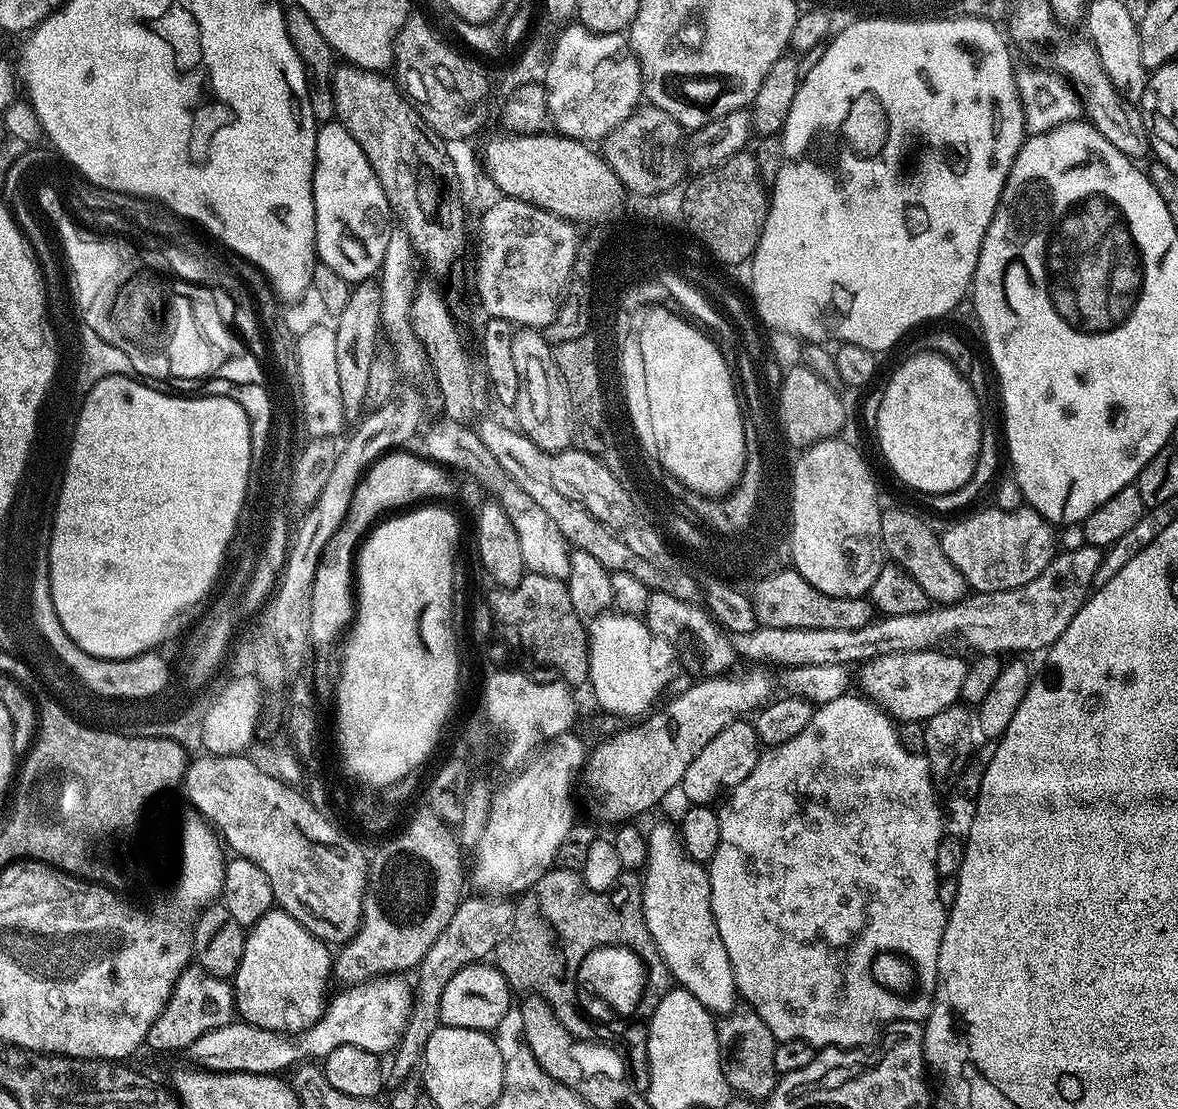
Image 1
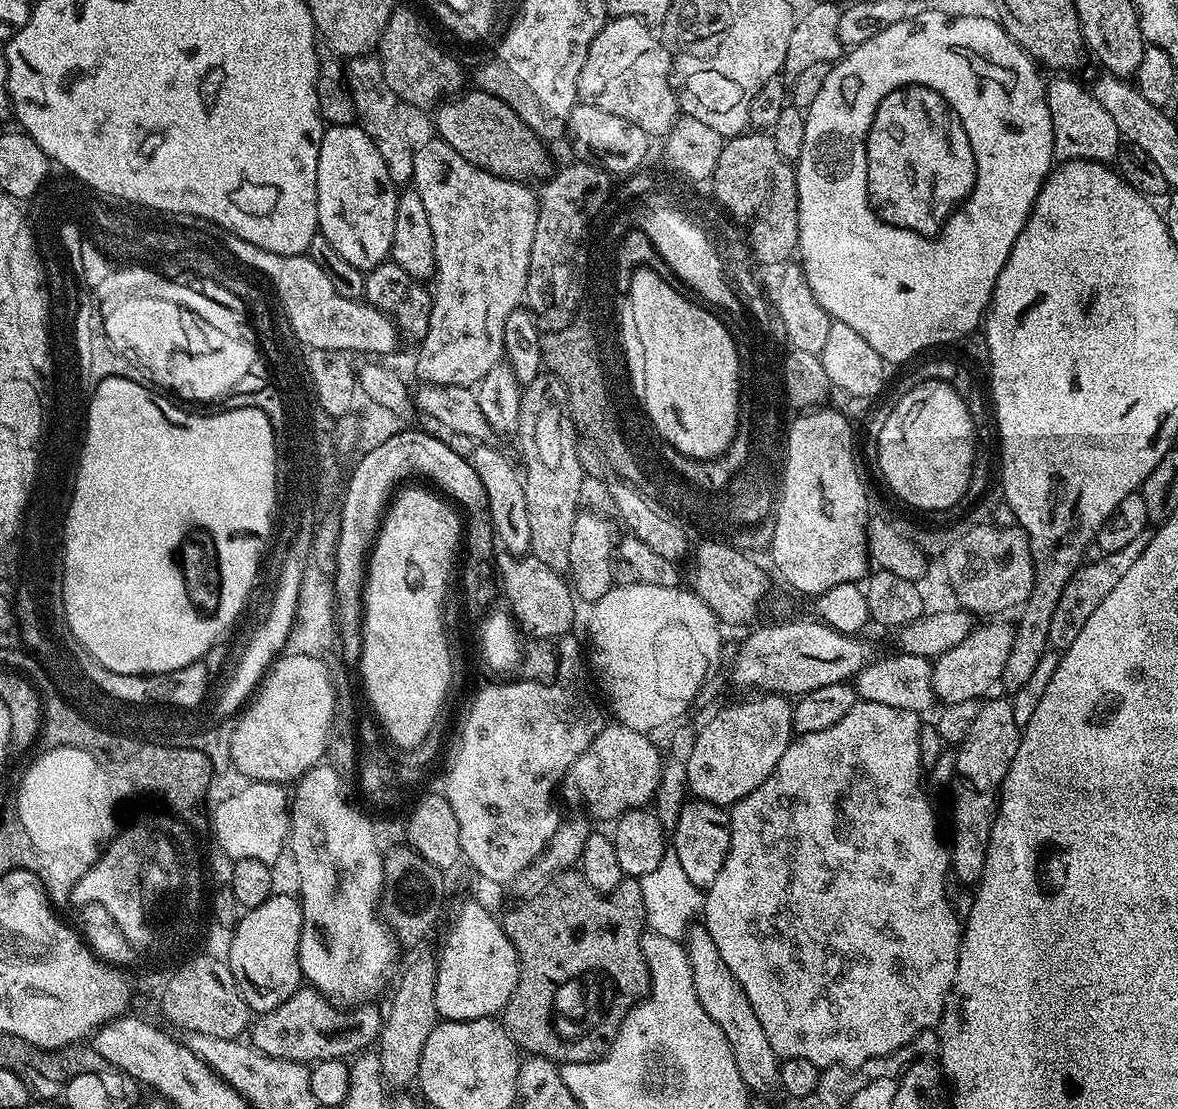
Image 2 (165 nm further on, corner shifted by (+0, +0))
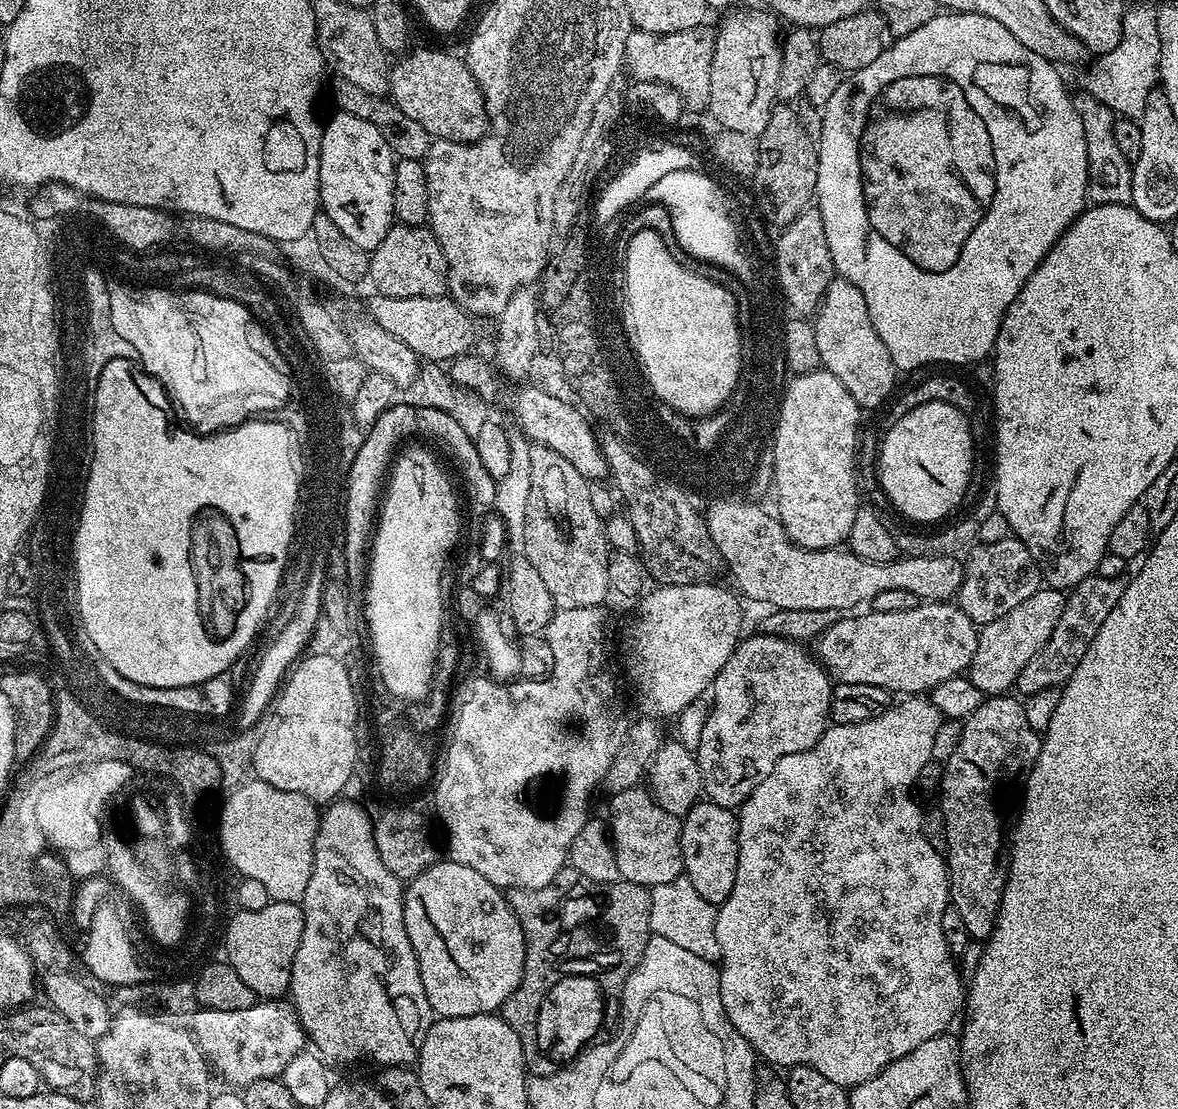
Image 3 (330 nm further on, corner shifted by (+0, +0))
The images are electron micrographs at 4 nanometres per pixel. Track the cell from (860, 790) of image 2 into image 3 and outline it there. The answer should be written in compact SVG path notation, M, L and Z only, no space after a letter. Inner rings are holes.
M920 694L901 700L904 700L901 704L900 701L893 703L892 707L887 708L882 715L870 718L866 722L832 724L824 731L822 738L813 748L798 754L786 754L786 758L779 760L774 766L774 770L770 770L770 774L766 774L766 778L754 790L754 794L750 794L750 798L745 800L738 809L740 833L738 834L738 870L734 878L734 890L730 890L730 898L726 898L726 902L716 908L716 933L718 934L720 946L718 971L720 974L720 989L722 990L722 1006L726 1010L726 1018L730 1018L734 1030L738 1030L738 1034L742 1034L742 1038L746 1038L746 1042L750 1042L753 1052L756 1053L761 1061L769 1060L772 1064L781 1064L781 1069L784 1070L797 1068L799 1064L810 1066L814 1070L818 1070L818 1074L826 1074L826 1078L847 1088L853 1088L864 1081L868 1081L894 1061L900 1060L912 1050L917 1049L922 1043L929 1041L930 1038L943 1035L949 1029L947 1027L951 1024L959 1008L961 1011L966 996L965 985L960 985L960 976L956 973L955 962L952 961L955 960L954 954L949 950L945 934L942 931L942 910L945 910L950 905L948 865L942 853L932 844L929 833L927 831L924 833L924 820L920 817L919 806L908 797L908 791L913 791L922 766L926 766L926 762L931 759L931 746L934 745L934 736L938 733L938 728L942 721L942 713L938 710L938 706L932 704L931 699L925 698Z

